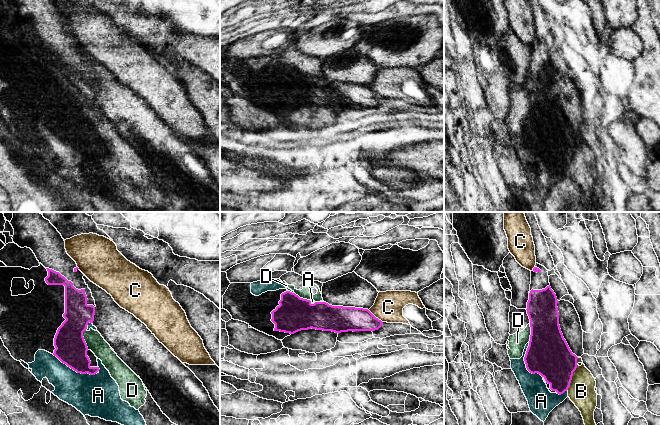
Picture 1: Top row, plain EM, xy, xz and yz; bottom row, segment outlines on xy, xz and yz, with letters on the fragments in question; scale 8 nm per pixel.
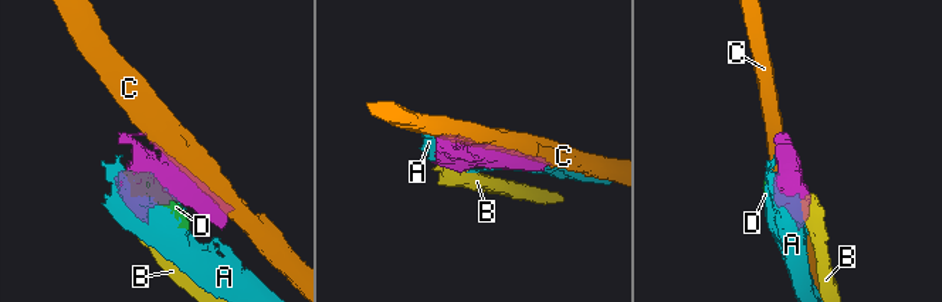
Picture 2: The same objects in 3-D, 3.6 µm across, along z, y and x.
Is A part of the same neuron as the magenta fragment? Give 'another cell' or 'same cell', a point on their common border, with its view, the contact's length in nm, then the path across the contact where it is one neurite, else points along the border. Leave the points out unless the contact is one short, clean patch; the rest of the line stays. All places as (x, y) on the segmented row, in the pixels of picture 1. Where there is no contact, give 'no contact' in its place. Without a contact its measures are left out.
another cell; meets magenta in xy at (74, 370); contact 380 nm long

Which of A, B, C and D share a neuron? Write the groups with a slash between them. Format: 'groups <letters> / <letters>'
groups A D / B / C

